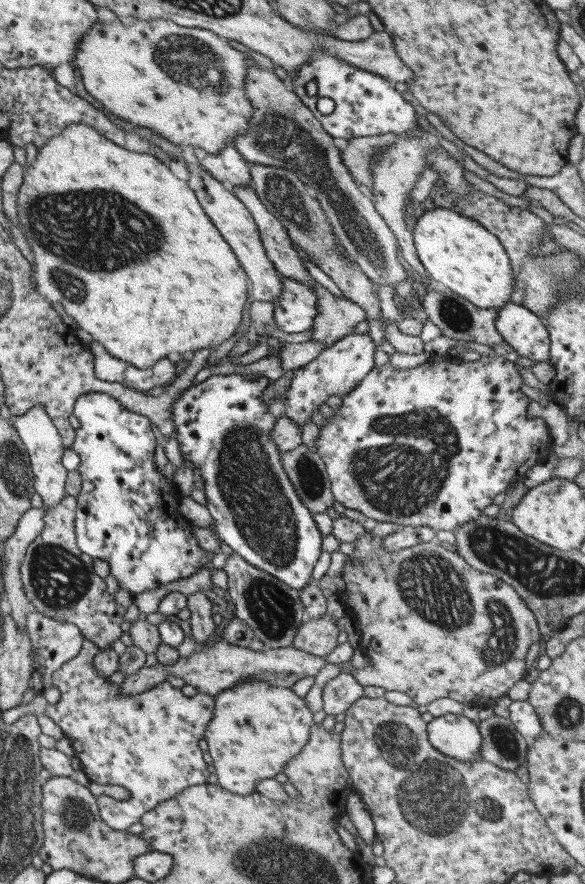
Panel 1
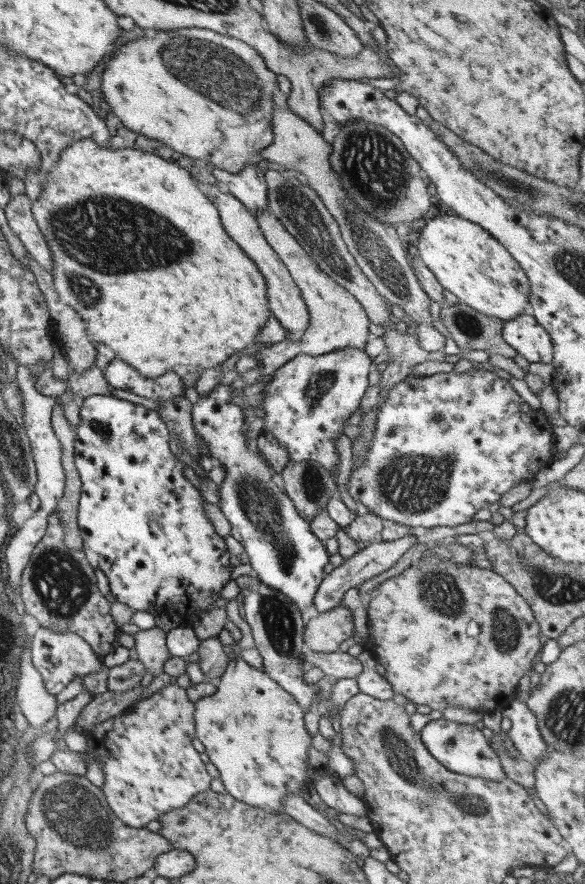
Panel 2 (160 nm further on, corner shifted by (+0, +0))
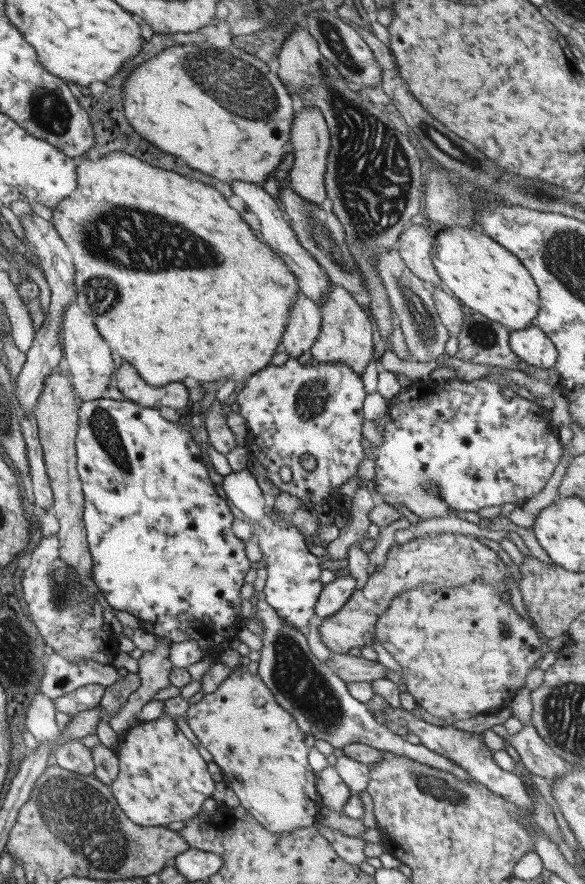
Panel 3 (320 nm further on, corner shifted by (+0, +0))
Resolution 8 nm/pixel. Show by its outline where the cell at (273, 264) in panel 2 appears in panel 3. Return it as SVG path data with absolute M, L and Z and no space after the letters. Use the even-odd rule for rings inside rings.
M298 290L280 340L283 352L291 358L299 359L303 352L314 345L320 333L321 319L318 307Z

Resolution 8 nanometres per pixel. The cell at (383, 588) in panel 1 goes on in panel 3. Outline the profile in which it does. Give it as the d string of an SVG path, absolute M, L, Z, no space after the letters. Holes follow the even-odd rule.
M424 582L415 588L402 590L385 609L383 614L374 623L374 636L376 640L383 646L387 654L400 666L400 678L405 684L405 692L413 696L413 700L417 702L427 713L437 717L438 719L452 720L464 722L465 719L473 718L488 712L494 712L505 707L513 698L515 692L524 687L525 676L532 670L536 663L540 660L544 651L544 640L539 635L537 629L533 628L525 619L517 615L509 603L509 599L502 598L496 590L493 590L484 582L470 582L463 586L441 586L432 582Z

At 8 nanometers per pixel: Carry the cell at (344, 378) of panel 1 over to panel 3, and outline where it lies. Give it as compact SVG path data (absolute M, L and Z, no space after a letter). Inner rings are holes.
M289 357L289 358L288 358L288 359L287 359L287 361L285 361L285 363L283 363L283 365L272 365L272 364L270 364L270 365L269 365L269 366L266 366L266 367L265 367L265 368L262 368L262 369L261 369L261 370L258 370L258 371L257 371L257 372L255 372L255 373L253 373L253 374L251 374L251 375L249 375L249 376L248 376L248 377L247 377L247 378L246 378L246 380L245 380L245 381L244 381L244 382L243 382L243 384L244 384L244 387L243 387L243 388L242 388L242 389L241 389L241 391L240 391L240 392L239 392L239 393L237 393L237 394L236 394L236 397L235 397L235 399L234 399L234 402L236 402L236 403L237 403L237 404L238 404L238 406L239 406L239 413L238 413L238 416L239 416L239 417L240 417L240 418L241 418L241 420L242 420L242 421L243 421L243 422L244 422L244 424L247 424L247 426L246 426L246 432L247 432L247 433L246 433L246 434L245 434L245 436L246 436L246 437L247 437L247 438L246 438L246 439L247 439L247 440L246 440L246 441L245 441L245 443L244 443L244 444L243 444L243 448L244 448L244 449L245 449L245 460L246 460L246 464L247 464L247 465L251 465L251 464L254 464L254 465L255 465L255 464L261 464L261 466L262 466L262 467L263 467L263 468L264 468L264 469L265 469L265 472L266 472L266 476L267 476L267 478L268 478L268 479L269 479L269 480L270 480L270 481L271 481L271 482L272 482L272 483L273 483L273 484L274 484L274 485L275 485L275 486L276 486L276 487L277 487L277 488L278 488L278 490L279 490L279 491L280 491L280 492L286 492L286 493L287 493L287 494L290 494L290 495L291 495L291 496L295 496L295 498L298 498L298 499L299 499L299 500L303 500L303 502L307 502L307 505L309 505L309 506L311 506L311 507L313 507L313 504L320 504L320 502L322 502L322 503L323 503L323 504L326 504L326 505L327 505L327 506L330 506L330 507L331 507L331 508L335 508L335 512L337 512L337 513L338 513L338 515L337 515L337 518L338 518L338 517L340 517L340 516L341 516L341 515L340 515L340 514L339 514L339 512L338 512L338 508L339 508L339 506L340 506L340 501L341 501L341 494L340 494L340 493L339 493L339 491L338 491L338 488L339 488L339 486L341 486L341 484L343 484L343 482L347 482L347 479L348 479L348 478L350 478L350 477L351 477L351 476L353 476L353 475L355 475L355 474L356 474L356 472L357 472L357 469L358 469L358 466L359 466L359 465L360 465L360 462L361 462L361 461L362 461L362 460L363 460L363 457L364 457L364 453L363 453L363 448L362 448L362 447L361 447L361 437L362 437L362 436L361 436L361 422L363 422L363 419L364 419L364 418L363 418L363 415L362 415L362 404L363 404L363 401L364 401L364 396L365 396L365 395L366 395L366 394L365 394L365 391L363 391L363 384L362 384L362 383L361 383L361 379L360 379L360 377L359 377L359 374L355 374L355 373L354 373L354 372L353 372L353 371L352 371L352 370L350 370L350 368L349 368L349 367L348 367L348 366L347 366L347 365L346 365L346 364L343 364L343 363L342 363L342 362L327 362L327 363L325 363L325 362L321 362L321 363L317 363L317 362L314 362L314 361L313 361L313 362L311 362L311 363L309 363L309 364L307 364L307 365L301 365L301 364L300 364L300 363L299 363L299 360L298 360L298 359L295 359L295 358L291 358L291 357ZM303 454L310 454L310 455L311 455L311 456L313 456L313 458L314 458L314 459L315 459L315 464L316 464L316 465L315 465L315 468L314 468L314 469L313 469L313 470L311 470L311 471L305 471L305 470L304 470L304 469L303 469L303 468L302 468L302 467L301 467L301 465L299 465L299 458L301 458L301 456L303 456ZM281 466L287 466L287 468L289 468L289 472L291 472L291 479L290 479L290 480L289 480L289 482L283 482L283 481L281 481L281 478L280 478L280 477L279 477L279 468L281 468Z

